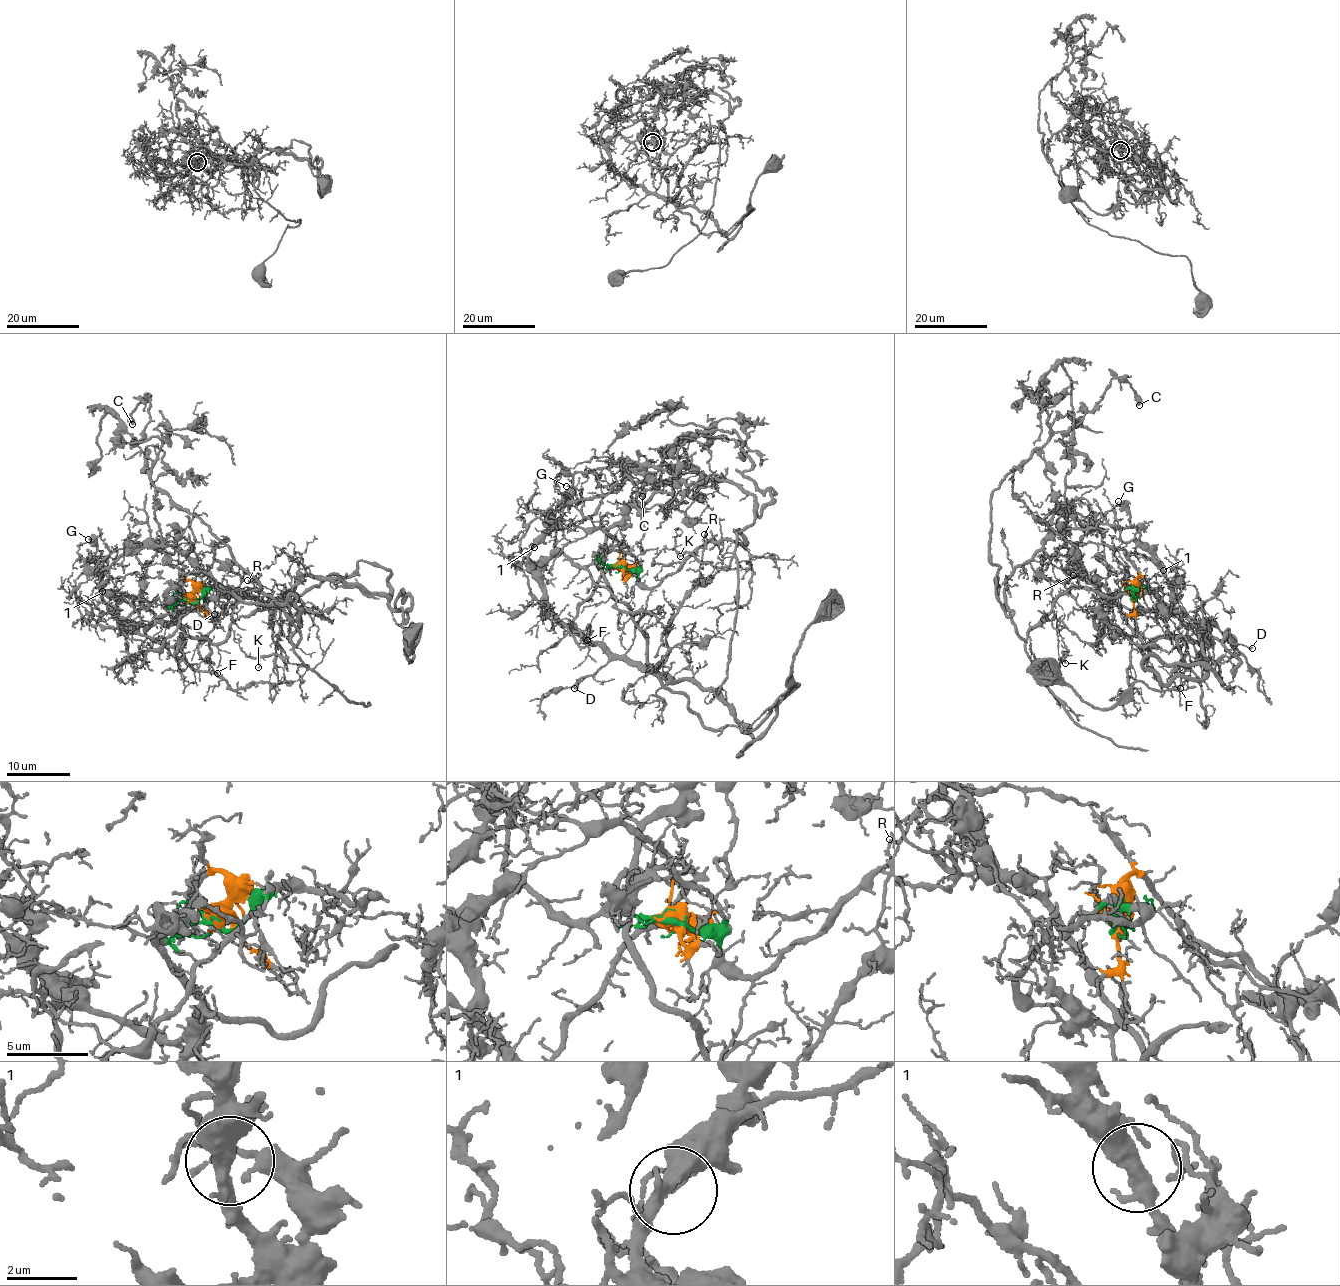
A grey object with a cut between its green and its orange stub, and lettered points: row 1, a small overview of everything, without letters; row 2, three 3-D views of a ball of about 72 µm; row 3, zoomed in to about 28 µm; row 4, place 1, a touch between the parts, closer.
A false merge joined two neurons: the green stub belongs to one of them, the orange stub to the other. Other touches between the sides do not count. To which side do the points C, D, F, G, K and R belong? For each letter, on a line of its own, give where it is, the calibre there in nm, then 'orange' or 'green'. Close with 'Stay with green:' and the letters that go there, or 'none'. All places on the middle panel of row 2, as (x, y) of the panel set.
C: at (642, 496); 550 nm thick; green
D: at (574, 688); 160 nm thick; orange
F: at (587, 640); 120 nm thick; orange
G: at (566, 486); 110 nm thick; orange
K: at (680, 556); 120 nm thick; green
R: at (704, 534); 140 nm thick; green
Stay with green: C, K, R

